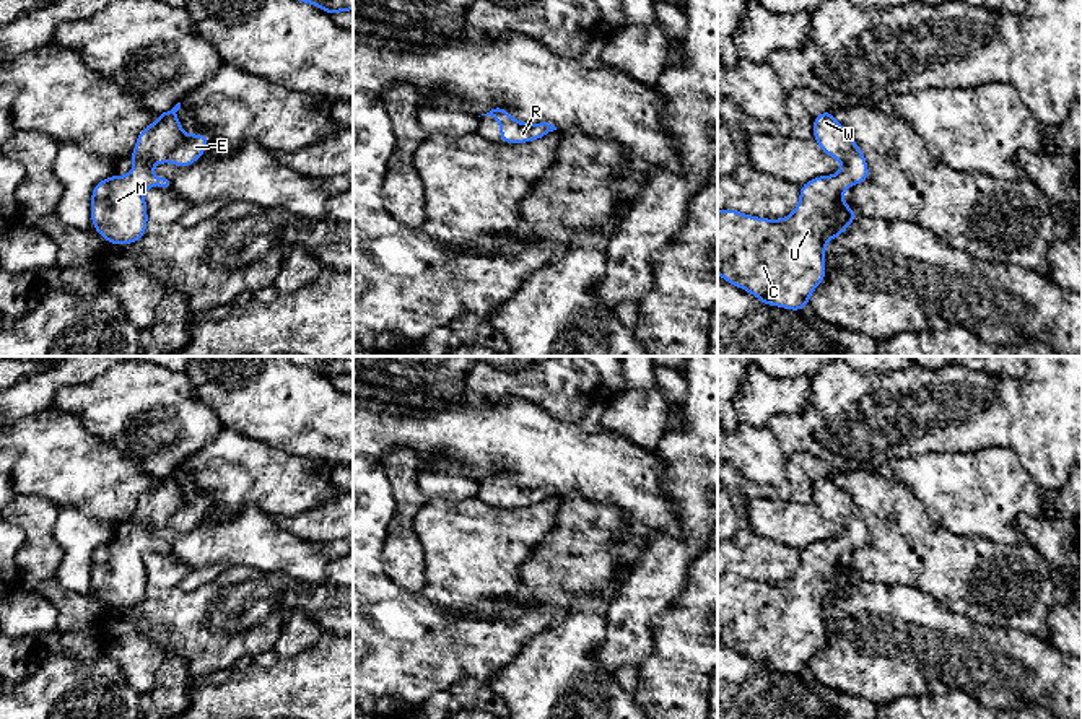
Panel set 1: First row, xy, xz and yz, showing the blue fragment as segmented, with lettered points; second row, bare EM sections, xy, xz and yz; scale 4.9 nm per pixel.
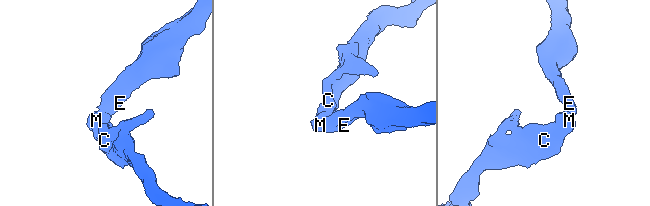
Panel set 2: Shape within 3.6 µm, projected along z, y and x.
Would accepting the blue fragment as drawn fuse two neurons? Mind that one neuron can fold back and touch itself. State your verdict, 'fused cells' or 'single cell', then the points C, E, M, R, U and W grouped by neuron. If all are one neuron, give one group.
single cell; C E M R U W

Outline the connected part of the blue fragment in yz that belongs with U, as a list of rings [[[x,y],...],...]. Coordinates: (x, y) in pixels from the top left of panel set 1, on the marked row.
[[[825,111],[814,119],[814,138],[825,155],[843,163],[843,169],[833,176],[818,176],[801,185],[799,205],[781,220],[757,218],[737,210],[718,211],[718,273],[731,285],[757,296],[761,304],[779,306],[789,311],[801,311],[809,304],[812,291],[822,285],[825,267],[825,246],[830,239],[843,234],[857,213],[843,202],[843,194],[853,184],[869,179],[869,166],[861,148],[854,143],[848,129],[840,125],[831,111]]]

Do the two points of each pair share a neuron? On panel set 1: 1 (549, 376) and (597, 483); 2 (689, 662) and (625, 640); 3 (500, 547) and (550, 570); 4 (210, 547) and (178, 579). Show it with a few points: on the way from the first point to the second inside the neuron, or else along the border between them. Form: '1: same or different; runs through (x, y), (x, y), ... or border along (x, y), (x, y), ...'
1: different; border along (534, 402), (557, 418), (573, 423)
2: different; border along (664, 614), (653, 622), (653, 651), (638, 669)
3: different; border along (550, 529), (523, 563), (523, 594), (516, 596)
4: different; border along (170, 549), (196, 566), (220, 566)

